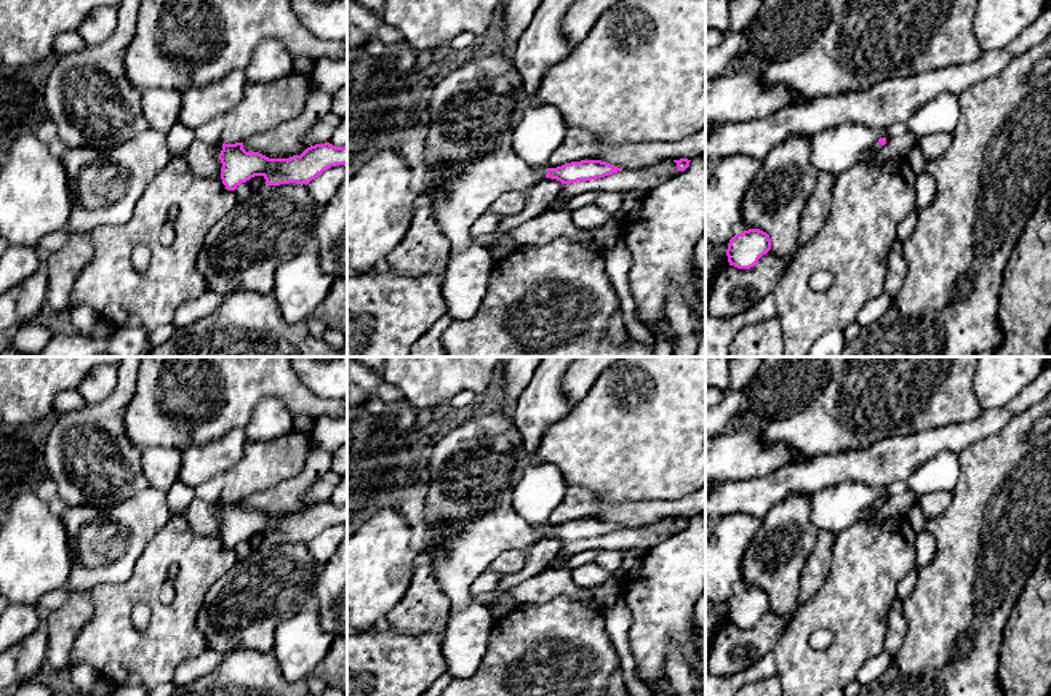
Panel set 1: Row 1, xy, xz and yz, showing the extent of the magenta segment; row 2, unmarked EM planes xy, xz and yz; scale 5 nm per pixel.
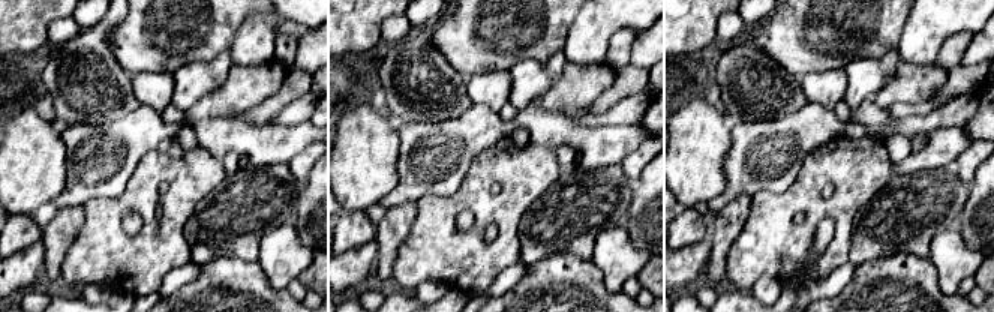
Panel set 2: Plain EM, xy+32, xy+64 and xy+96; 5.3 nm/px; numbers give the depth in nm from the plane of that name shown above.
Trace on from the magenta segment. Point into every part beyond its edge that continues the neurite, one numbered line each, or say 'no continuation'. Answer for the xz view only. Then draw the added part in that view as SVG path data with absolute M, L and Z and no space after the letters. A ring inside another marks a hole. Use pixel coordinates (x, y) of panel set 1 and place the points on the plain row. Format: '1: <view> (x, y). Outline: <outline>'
1: xz (458, 556). Outline: M499 502L482 512L467 526L440 526L422 531L418 539L419 552L429 560L435 571L437 582L451 602L450 618L442 638L442 654L446 672L453 680L472 677L480 667L490 634L496 626L490 608L472 600L469 592L472 582L490 568L501 555L509 552L525 552L537 539L544 538L547 528L539 528L526 522L509 502Z

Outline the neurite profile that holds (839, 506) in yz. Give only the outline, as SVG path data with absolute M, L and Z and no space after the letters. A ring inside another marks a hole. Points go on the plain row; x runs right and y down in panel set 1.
M843 482L811 496L813 522L819 531L838 534L862 518L867 507L877 504L880 496L891 493L893 486L869 486L856 482Z

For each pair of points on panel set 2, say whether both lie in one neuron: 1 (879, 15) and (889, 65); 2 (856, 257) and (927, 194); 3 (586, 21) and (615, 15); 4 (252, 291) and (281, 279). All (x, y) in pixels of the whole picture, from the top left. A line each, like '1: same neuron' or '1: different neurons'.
1: different neurons
2: same neuron
3: same neuron
4: different neurons

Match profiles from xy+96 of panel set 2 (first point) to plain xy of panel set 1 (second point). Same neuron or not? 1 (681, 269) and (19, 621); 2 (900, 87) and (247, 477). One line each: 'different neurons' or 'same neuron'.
1: different neurons
2: same neuron

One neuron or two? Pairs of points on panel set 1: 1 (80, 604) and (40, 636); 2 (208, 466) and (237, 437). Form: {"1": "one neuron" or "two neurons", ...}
{"1": "two neurons", "2": "one neuron"}

